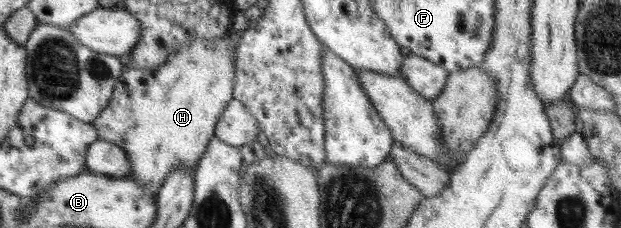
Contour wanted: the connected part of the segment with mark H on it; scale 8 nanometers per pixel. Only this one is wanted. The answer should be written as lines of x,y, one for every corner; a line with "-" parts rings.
231,33
217,39
197,39
167,56
167,60
157,68
130,68
118,77
109,103
101,110
99,117
92,121
97,128
98,139
119,145
127,152
131,173
129,176
156,197
165,177
171,170
183,166
194,174
209,140
214,136
215,125
219,121
227,103
233,99
235,87
236,48
231,47

